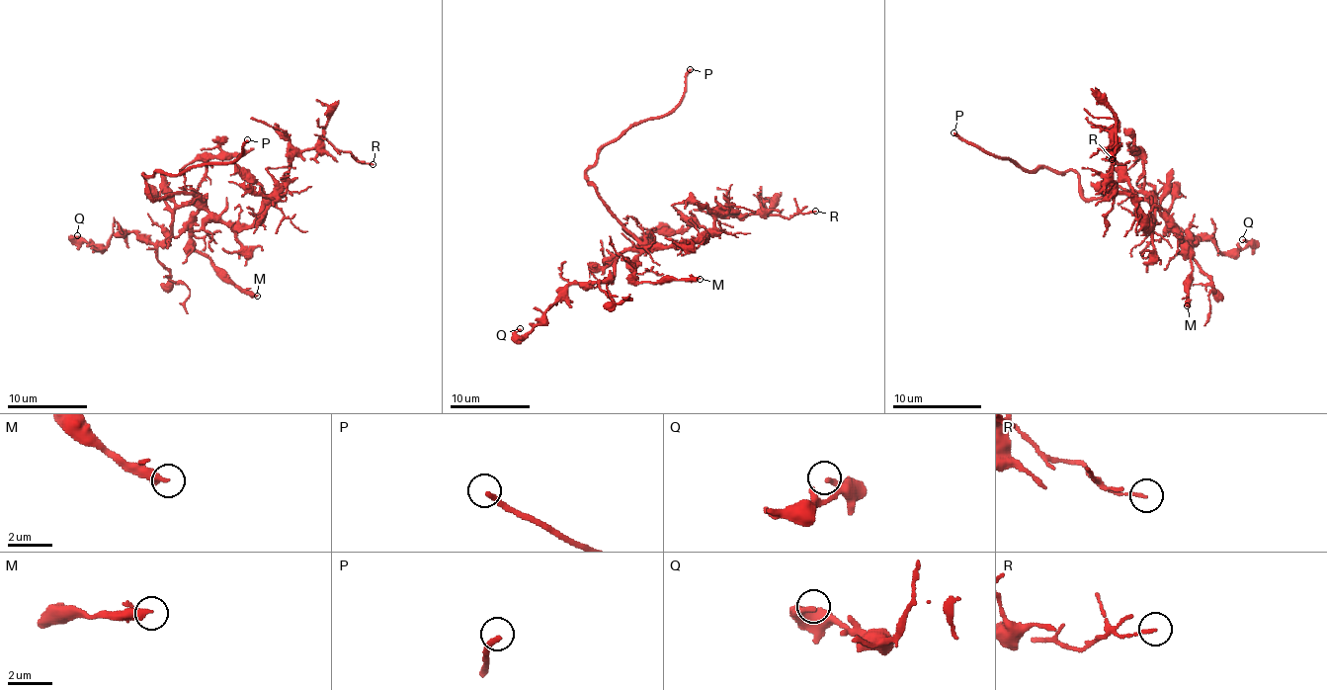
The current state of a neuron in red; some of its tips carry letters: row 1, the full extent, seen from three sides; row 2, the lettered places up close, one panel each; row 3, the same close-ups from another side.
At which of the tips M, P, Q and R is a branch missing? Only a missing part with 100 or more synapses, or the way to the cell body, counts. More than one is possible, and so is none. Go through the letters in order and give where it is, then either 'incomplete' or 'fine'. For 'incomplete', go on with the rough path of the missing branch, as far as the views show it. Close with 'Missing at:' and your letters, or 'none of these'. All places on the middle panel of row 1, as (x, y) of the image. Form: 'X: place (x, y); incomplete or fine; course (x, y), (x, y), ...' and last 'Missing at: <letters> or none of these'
M: place (700, 279); fine
P: place (690, 69); incomplete; course (690, 69), (719, 64), (741, 71), (772, 73), (787, 58), (829, 44), (871, 17)
Q: place (520, 328); fine
R: place (815, 211); fine
Missing at: P

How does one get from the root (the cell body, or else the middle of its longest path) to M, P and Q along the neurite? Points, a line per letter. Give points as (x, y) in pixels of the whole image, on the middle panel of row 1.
M: (631, 232), (639, 240), (639, 255), (633, 273), (639, 283), (700, 279)
P: (631, 232), (588, 181), (586, 171), (606, 144), (631, 127), (668, 115), (686, 89), (690, 69)
Q: (631, 232), (637, 242), (616, 259), (612, 277), (604, 283), (569, 285), (528, 332), (520, 336), (520, 328)

